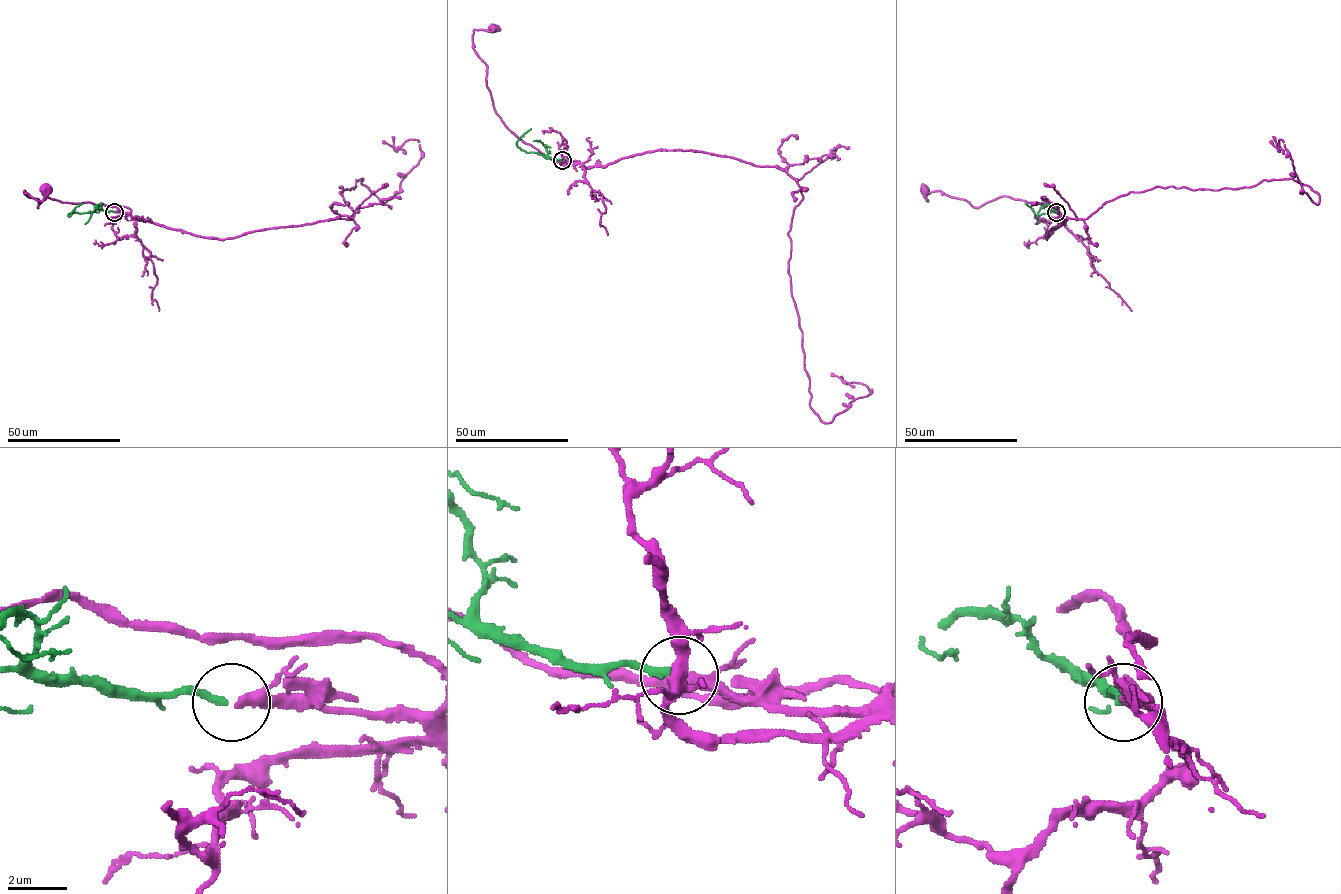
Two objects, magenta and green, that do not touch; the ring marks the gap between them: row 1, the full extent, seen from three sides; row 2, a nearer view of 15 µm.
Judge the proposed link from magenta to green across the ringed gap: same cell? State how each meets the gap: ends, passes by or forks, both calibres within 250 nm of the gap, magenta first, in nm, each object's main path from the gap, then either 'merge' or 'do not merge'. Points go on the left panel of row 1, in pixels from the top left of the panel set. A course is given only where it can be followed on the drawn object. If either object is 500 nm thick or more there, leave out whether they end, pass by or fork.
magenta passes by; green ends there; 280 nm thick on the magenta side, 280 nm on the other; magenta runs (114, 212), (131, 210), (62, 202), (47, 196), (38, 208), (38, 200), (24, 191), (42, 201), (44, 190); green runs (114, 212), (97, 209), (68, 216), (82, 204); merge

